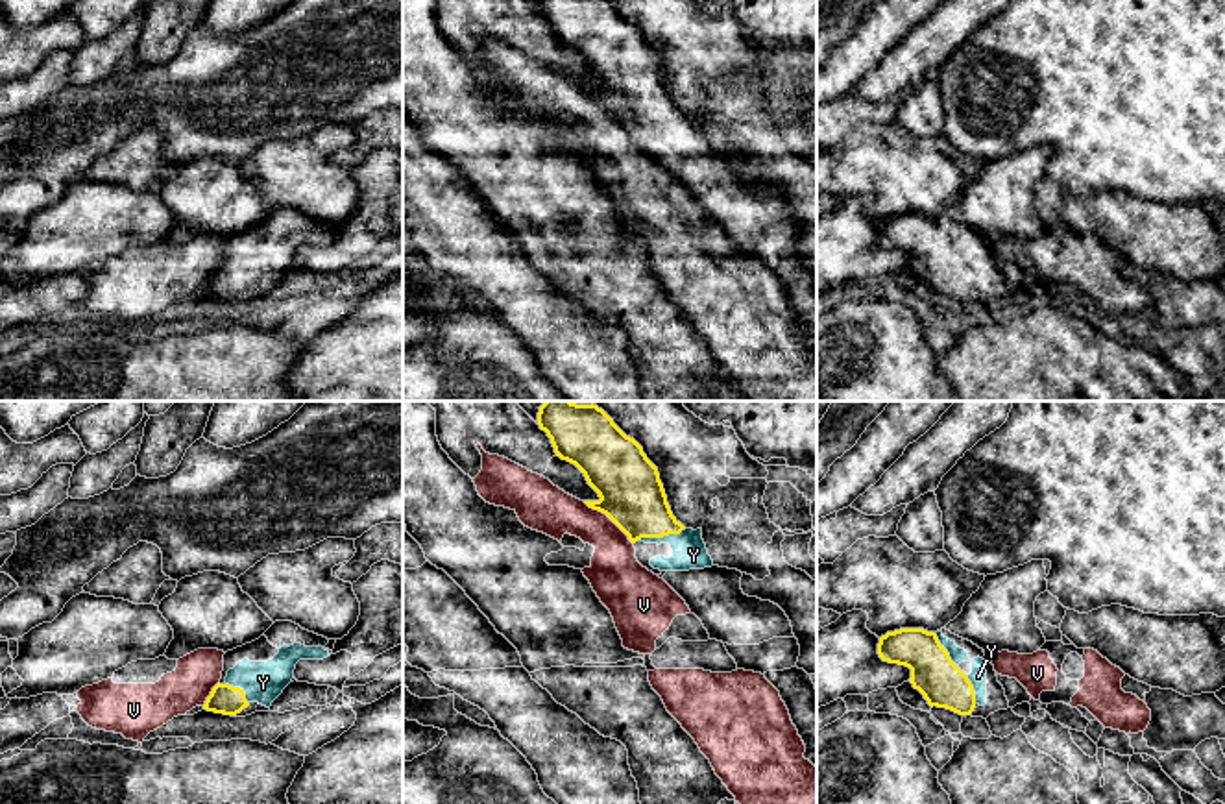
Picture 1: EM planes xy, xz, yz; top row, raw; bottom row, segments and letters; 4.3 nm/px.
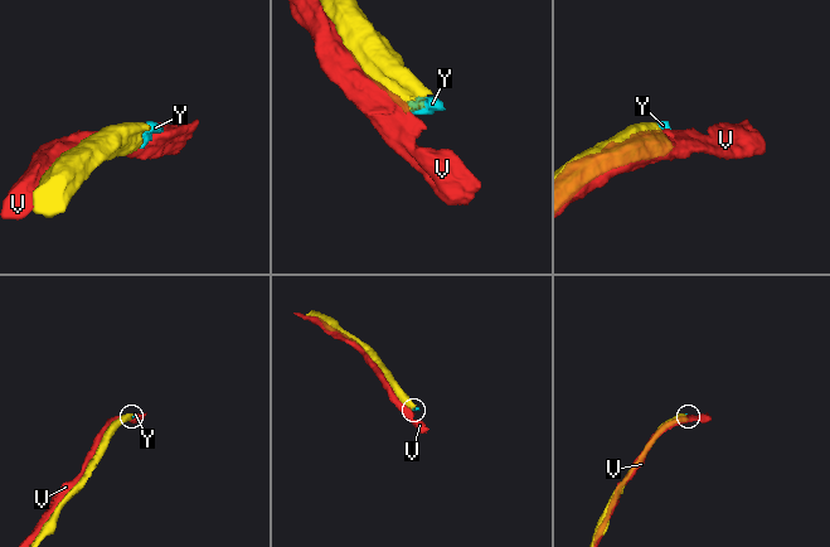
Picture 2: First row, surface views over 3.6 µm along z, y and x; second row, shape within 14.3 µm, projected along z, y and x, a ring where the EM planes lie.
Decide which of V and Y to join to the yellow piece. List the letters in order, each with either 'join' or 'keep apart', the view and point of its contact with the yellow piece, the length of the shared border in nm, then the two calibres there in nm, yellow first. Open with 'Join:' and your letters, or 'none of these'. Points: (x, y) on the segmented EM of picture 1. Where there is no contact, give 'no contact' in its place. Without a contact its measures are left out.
Join: Y
V: keep apart; contact xz (608, 516); length 300 nm; calibres 280 and 220 nm
Y: join; contact xz (660, 536); length 200 nm; calibres 280 and 120 nm

